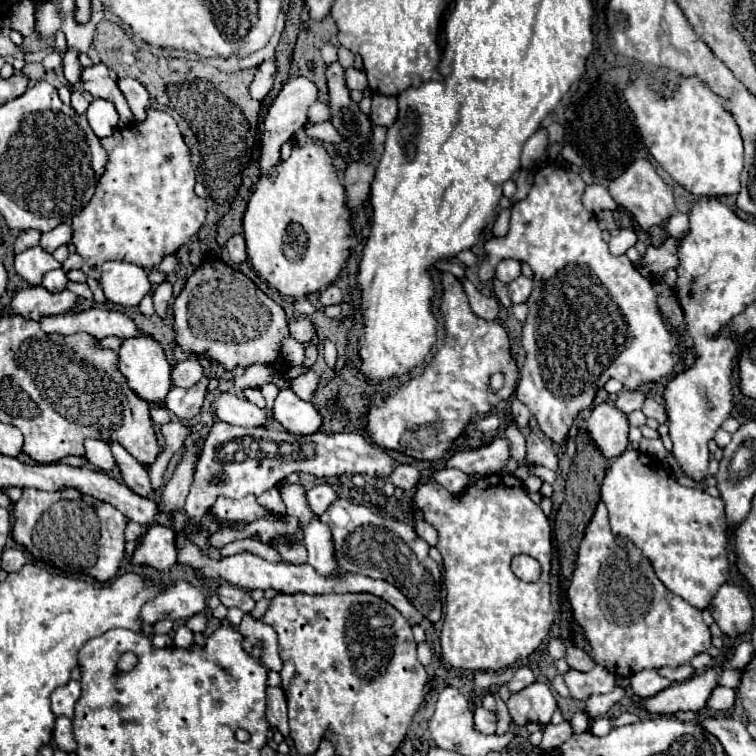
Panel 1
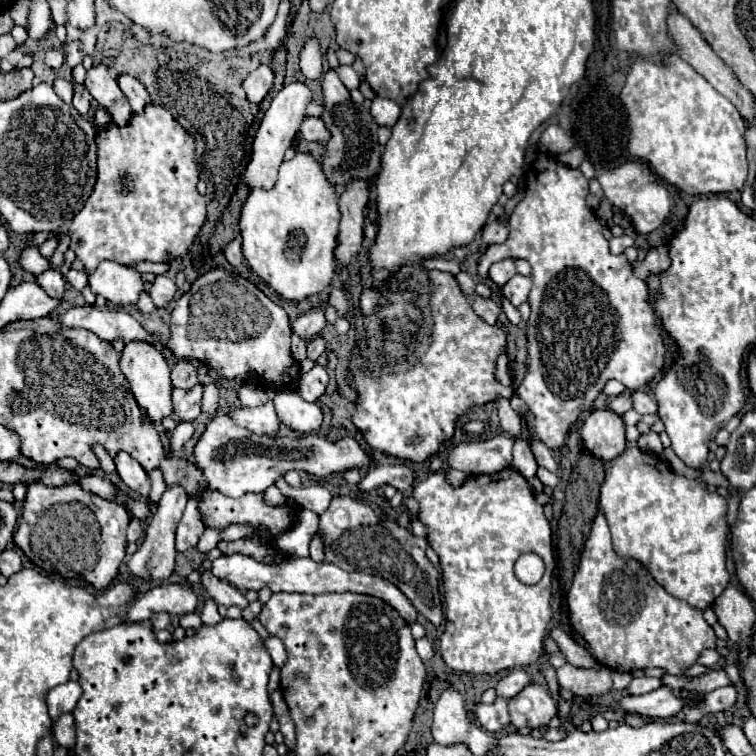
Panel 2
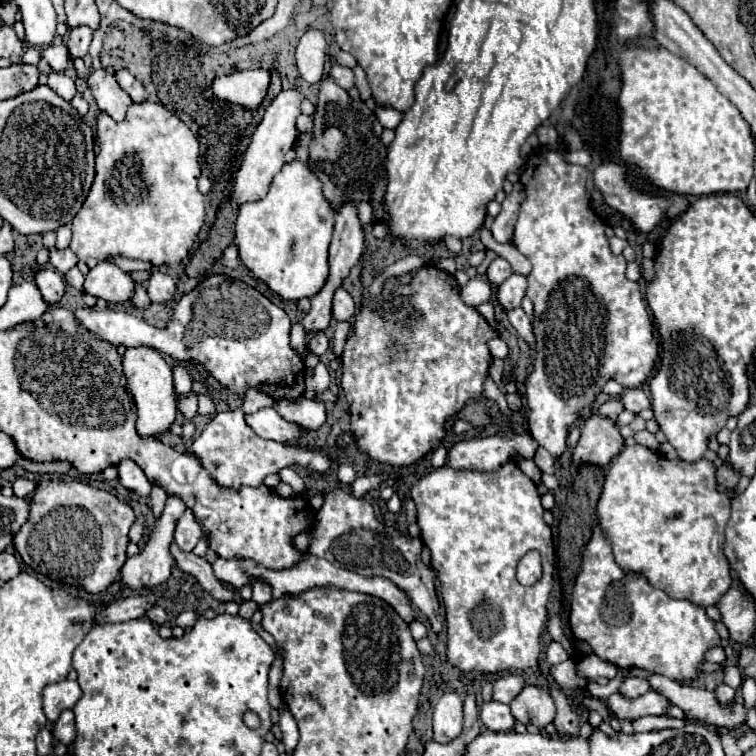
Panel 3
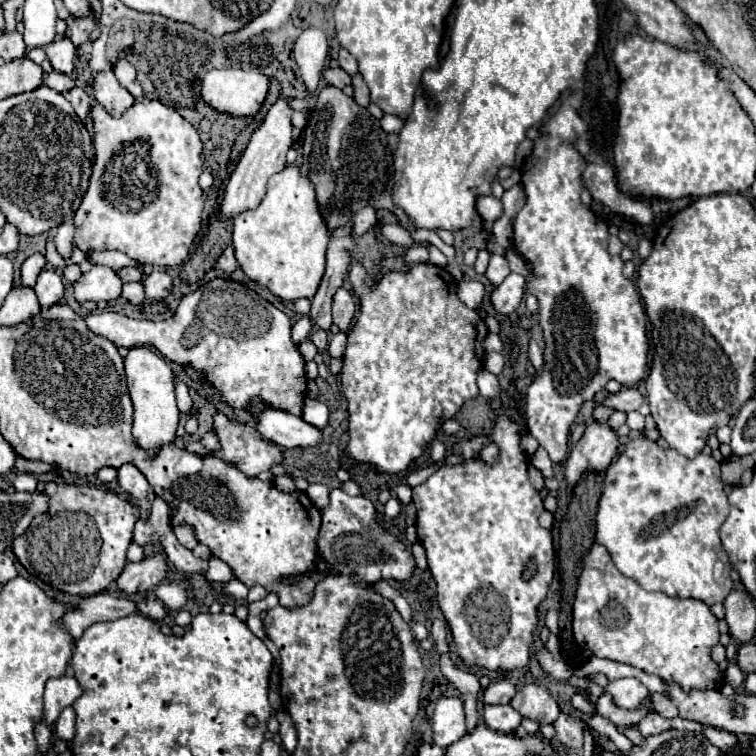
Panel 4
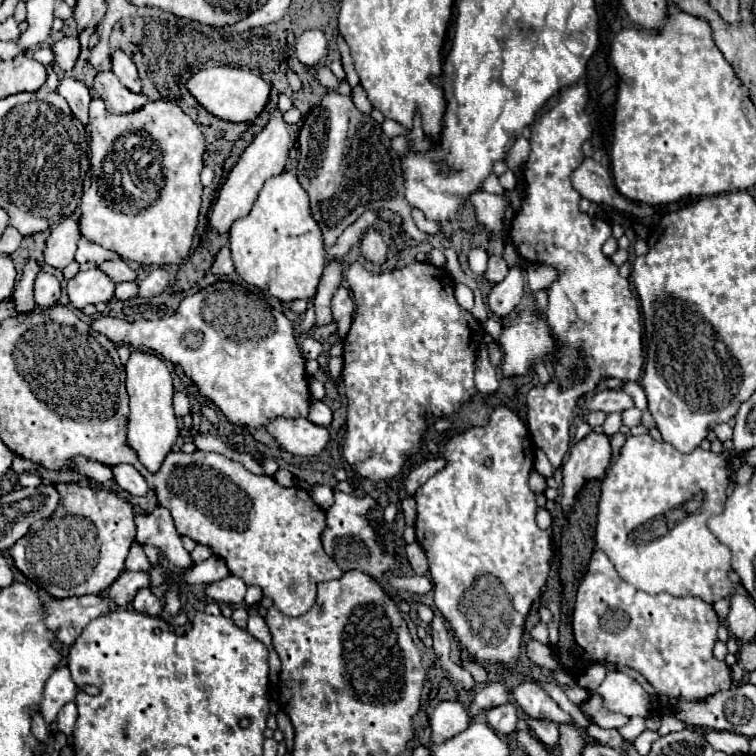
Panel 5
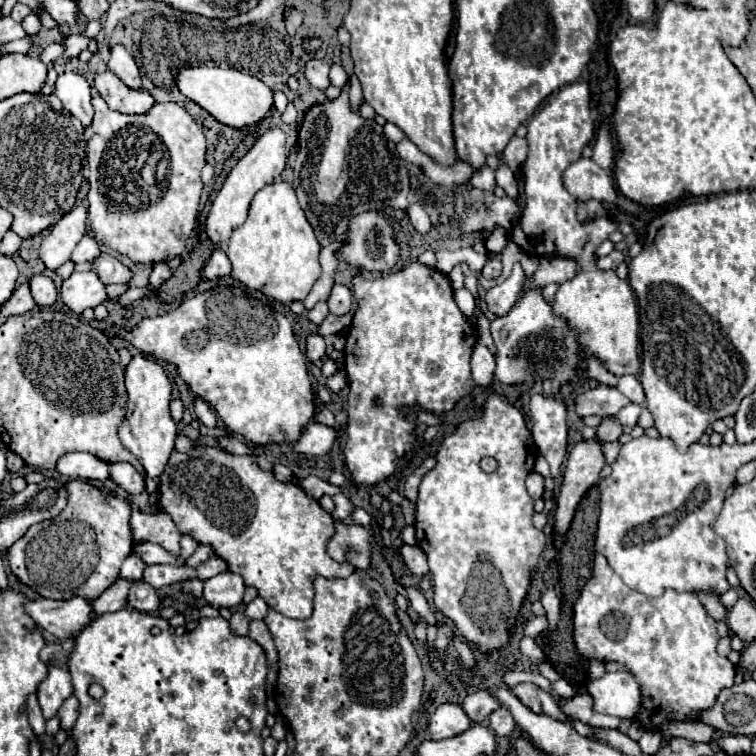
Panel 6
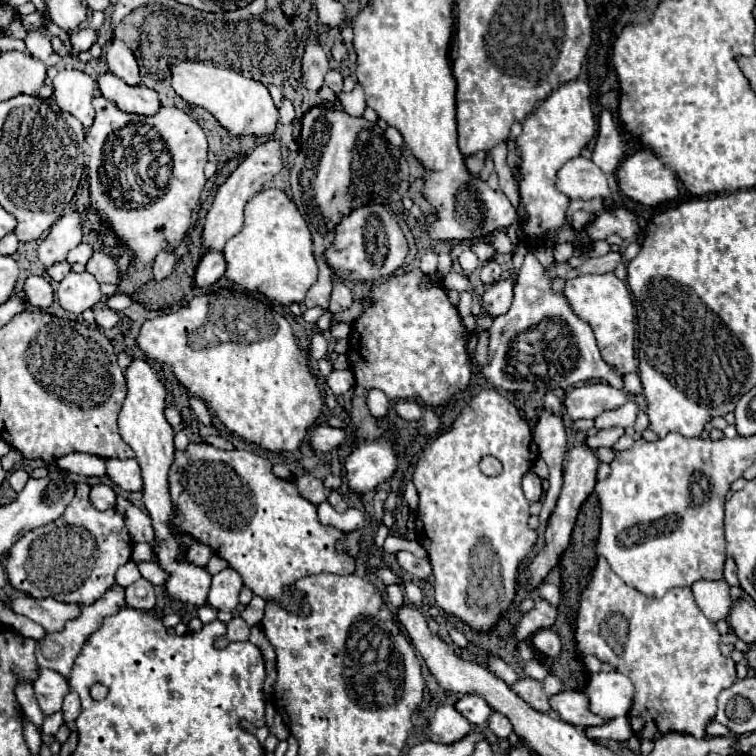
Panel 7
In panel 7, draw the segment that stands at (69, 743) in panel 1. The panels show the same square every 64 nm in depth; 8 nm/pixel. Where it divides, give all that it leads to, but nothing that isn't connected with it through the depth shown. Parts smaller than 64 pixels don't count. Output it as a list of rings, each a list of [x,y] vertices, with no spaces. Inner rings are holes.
[[[70,692],[66,698],[64,698],[64,706],[62,706],[62,714],[64,714],[64,720],[66,722],[74,722],[80,714],[80,698],[76,692]]]

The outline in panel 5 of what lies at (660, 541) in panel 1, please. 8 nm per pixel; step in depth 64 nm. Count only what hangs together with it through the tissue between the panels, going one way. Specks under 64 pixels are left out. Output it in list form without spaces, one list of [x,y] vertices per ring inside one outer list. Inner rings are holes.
[[[628,436],[620,456],[610,464],[610,468],[606,470],[606,478],[602,480],[602,496],[600,496],[600,504],[598,504],[598,524],[596,524],[596,536],[594,536],[596,538],[596,548],[606,552],[606,556],[610,558],[610,562],[614,564],[614,568],[618,570],[622,580],[626,580],[634,588],[644,590],[648,594],[668,592],[672,596],[696,596],[696,598],[702,598],[708,604],[714,604],[714,602],[718,602],[718,600],[722,600],[722,598],[732,594],[734,588],[732,588],[732,582],[728,578],[728,572],[730,572],[730,550],[710,532],[708,520],[712,516],[716,516],[716,514],[722,514],[722,510],[724,510],[726,488],[730,486],[726,464],[734,456],[736,456],[736,452],[722,452],[718,456],[718,454],[714,454],[710,450],[706,452],[702,448],[696,448],[692,454],[682,454],[674,446],[670,446],[666,442],[656,442],[652,436]]]

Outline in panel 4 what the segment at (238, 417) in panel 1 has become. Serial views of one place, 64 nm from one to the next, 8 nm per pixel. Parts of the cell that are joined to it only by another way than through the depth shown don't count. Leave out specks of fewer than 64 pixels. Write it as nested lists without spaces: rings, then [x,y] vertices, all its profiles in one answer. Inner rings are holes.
[[[266,408],[256,418],[258,432],[274,440],[282,448],[300,448],[300,446],[316,446],[322,440],[322,432],[310,424],[306,424],[300,416]]]

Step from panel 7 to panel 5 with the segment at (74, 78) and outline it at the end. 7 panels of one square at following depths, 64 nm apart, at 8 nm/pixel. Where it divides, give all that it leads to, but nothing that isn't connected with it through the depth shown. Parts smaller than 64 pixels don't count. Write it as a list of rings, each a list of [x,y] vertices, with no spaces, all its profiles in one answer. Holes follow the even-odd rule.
[[[62,78],[60,86],[58,86],[58,94],[66,98],[74,116],[86,126],[88,124],[88,104],[92,100],[86,84],[78,82],[74,78]]]

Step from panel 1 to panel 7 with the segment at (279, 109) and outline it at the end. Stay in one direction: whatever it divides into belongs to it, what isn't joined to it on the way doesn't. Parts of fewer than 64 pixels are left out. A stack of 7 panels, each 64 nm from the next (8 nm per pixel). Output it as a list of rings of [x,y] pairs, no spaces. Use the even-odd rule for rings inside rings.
[[[270,136],[264,144],[256,146],[246,158],[244,162],[228,176],[228,180],[218,188],[216,198],[212,202],[212,208],[208,210],[206,222],[204,222],[204,232],[202,232],[202,240],[206,244],[208,250],[222,250],[226,246],[226,242],[240,232],[242,224],[244,224],[244,206],[246,202],[258,194],[264,186],[264,182],[270,182],[284,166],[282,160],[282,144],[280,140],[276,140],[274,136]]]

